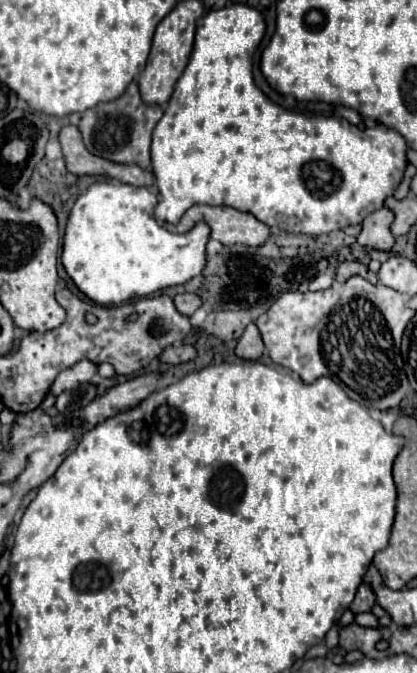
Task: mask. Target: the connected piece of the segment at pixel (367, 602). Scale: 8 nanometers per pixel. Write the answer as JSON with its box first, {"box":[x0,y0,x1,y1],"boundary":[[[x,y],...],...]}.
{"box":[349,583,375,615],"boundary":[[[363,583],[363,585],[357,589],[357,595],[355,595],[353,603],[349,605],[349,609],[351,609],[351,611],[357,615],[357,613],[371,611],[371,607],[373,607],[373,605],[375,605],[375,595],[373,595],[371,587]]]}

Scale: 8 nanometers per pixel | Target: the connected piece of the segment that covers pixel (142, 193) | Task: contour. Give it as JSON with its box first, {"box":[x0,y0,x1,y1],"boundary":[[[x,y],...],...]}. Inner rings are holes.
{"box":[61,181,209,305],"boundary":[[[117,181],[93,183],[85,193],[75,199],[65,227],[61,263],[77,289],[91,301],[99,305],[121,305],[161,291],[165,287],[187,283],[189,279],[201,275],[205,267],[205,245],[209,241],[207,223],[199,221],[187,233],[169,233],[153,219],[155,205],[157,197],[147,187],[135,187]]]}

